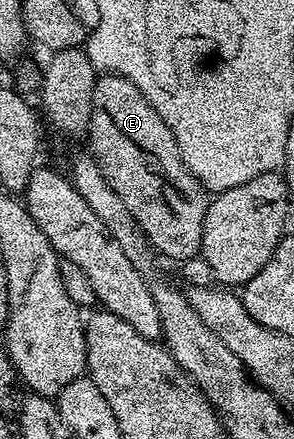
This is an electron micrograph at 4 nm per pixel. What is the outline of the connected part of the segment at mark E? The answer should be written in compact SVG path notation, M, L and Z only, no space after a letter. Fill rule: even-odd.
M102 73L98 77L95 84L95 96L91 100L91 120L89 121L87 131L88 138L90 146L88 149L91 151L92 158L99 164L107 184L111 184L111 188L115 188L115 196L119 196L119 200L123 200L123 205L127 207L127 212L131 212L131 216L137 222L137 227L145 233L145 241L153 247L154 251L160 257L162 254L163 257L170 258L174 264L180 264L198 257L201 253L201 245L203 244L203 222L211 201L210 195L205 187L202 186L201 181L187 168L187 164L183 164L181 153L179 152L179 144L175 144L175 136L171 132L171 128L167 128L167 124L163 124L163 116L159 116L159 112L155 112L155 108L151 108L147 96L143 96L143 92L139 92L139 88L135 88L135 84L131 84L131 80L127 80L118 74Z

